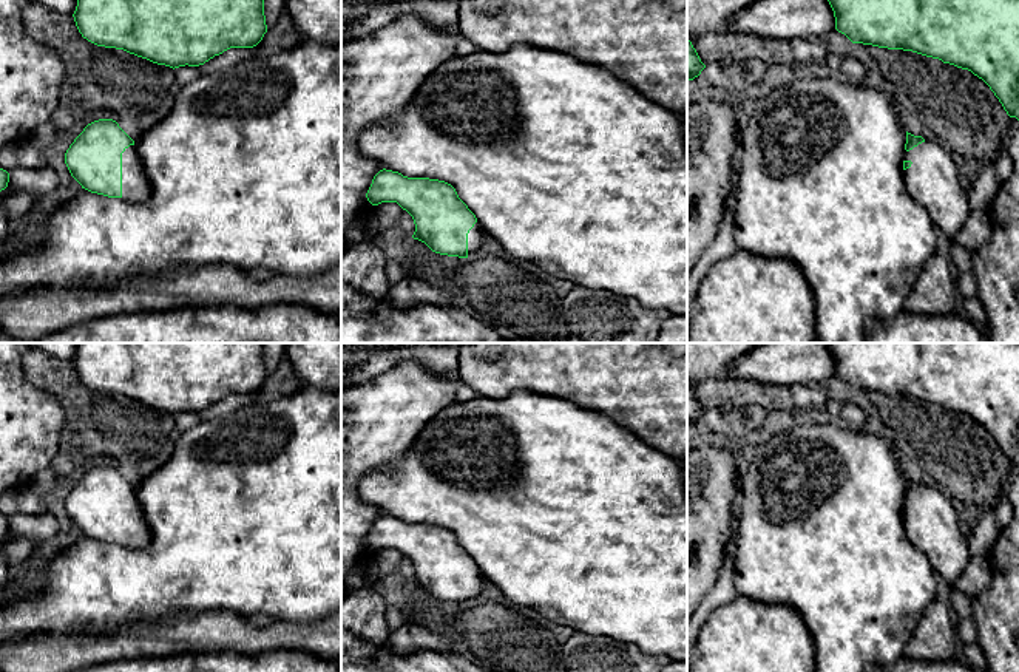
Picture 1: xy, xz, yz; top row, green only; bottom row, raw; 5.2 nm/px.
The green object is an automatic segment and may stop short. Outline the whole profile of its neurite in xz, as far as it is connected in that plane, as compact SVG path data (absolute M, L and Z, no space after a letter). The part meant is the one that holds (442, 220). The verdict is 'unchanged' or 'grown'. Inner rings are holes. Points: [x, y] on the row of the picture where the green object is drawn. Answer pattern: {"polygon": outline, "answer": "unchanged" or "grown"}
{"polygon": "M383 168L374 176L366 198L372 205L397 202L414 219L412 238L435 253L471 258L482 252L485 230L445 181L408 178Z", "answer": "grown"}

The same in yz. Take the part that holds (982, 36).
{"polygon": "M828 0L835 29L852 43L912 51L971 71L982 79L1010 117L1019 120L1019 0Z", "answer": "unchanged"}

